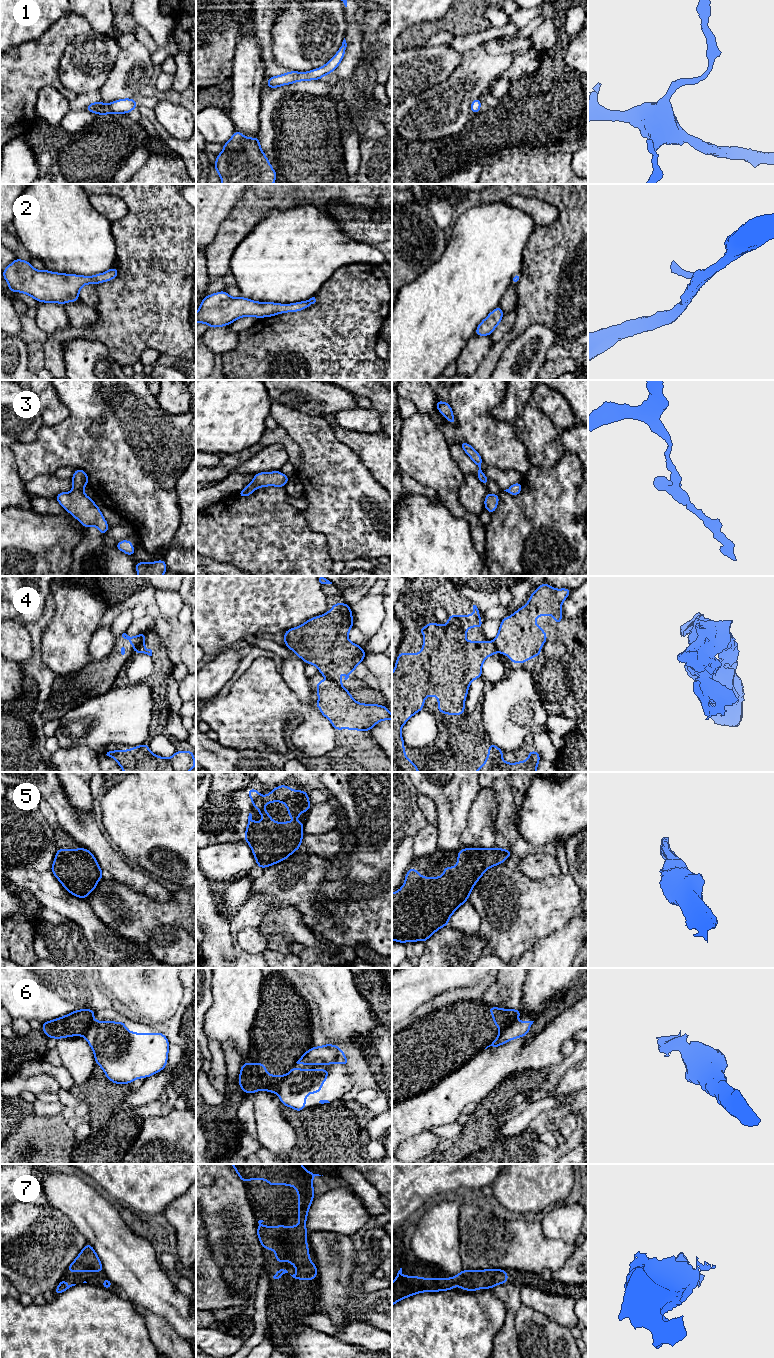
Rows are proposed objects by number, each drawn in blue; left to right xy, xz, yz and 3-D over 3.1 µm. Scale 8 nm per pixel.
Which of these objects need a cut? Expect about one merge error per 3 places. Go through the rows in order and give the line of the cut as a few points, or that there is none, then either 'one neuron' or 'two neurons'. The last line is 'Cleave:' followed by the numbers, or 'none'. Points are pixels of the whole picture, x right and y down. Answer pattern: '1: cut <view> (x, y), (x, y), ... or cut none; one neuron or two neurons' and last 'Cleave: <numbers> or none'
1: cut none; one neuron
2: cut none; one neuron
3: cut none; one neuron
4: cut xz (329, 679), (332, 679), (341, 686); two neurons
5: cut none; one neuron
6: cut xz (286, 1075), (278, 1093); two neurons
7: cut none; one neuron
Cleave: 4, 6

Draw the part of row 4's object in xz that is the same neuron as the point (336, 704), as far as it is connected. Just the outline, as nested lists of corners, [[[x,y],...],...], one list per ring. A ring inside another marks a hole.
[[[317,680],[317,697],[319,702],[315,702],[314,706],[320,708],[321,714],[330,720],[333,728],[337,730],[360,730],[364,733],[366,730],[372,728],[382,720],[392,720],[392,714],[389,712],[387,706],[377,704],[362,704],[353,699],[349,690],[329,680],[322,682]]]

